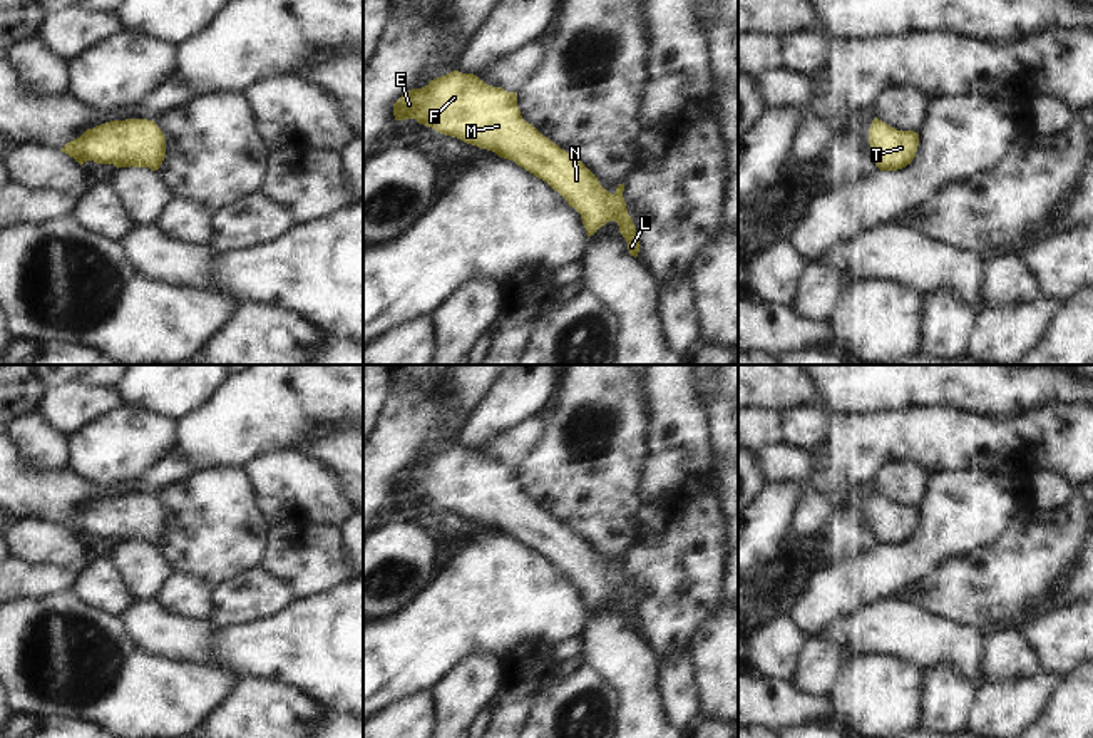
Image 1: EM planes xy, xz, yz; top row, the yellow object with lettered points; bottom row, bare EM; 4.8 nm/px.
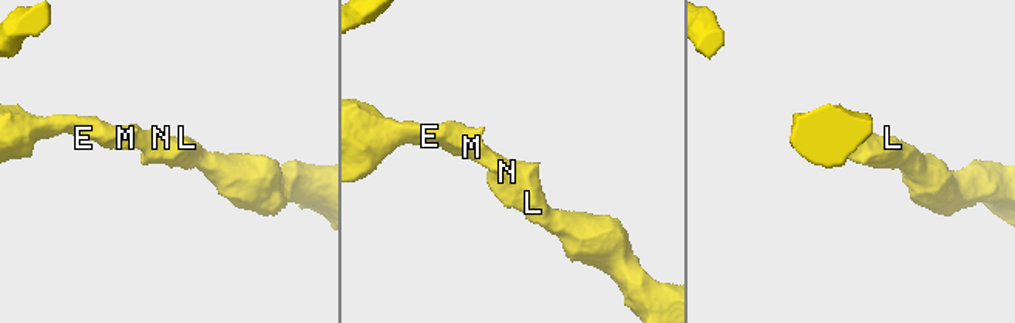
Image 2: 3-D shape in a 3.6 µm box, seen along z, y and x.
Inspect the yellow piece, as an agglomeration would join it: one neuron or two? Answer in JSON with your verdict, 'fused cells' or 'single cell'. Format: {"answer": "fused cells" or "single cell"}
{"answer": "single cell"}

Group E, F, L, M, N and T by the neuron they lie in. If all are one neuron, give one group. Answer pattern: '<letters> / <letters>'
E F L M N T

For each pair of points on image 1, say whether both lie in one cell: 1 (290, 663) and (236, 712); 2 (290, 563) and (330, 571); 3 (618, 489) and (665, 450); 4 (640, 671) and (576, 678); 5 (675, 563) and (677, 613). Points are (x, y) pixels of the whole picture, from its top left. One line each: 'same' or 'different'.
1: different
2: same
3: different
4: different
5: same

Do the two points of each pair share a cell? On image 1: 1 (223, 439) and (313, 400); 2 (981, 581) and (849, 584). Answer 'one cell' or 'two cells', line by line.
1: one cell
2: two cells

